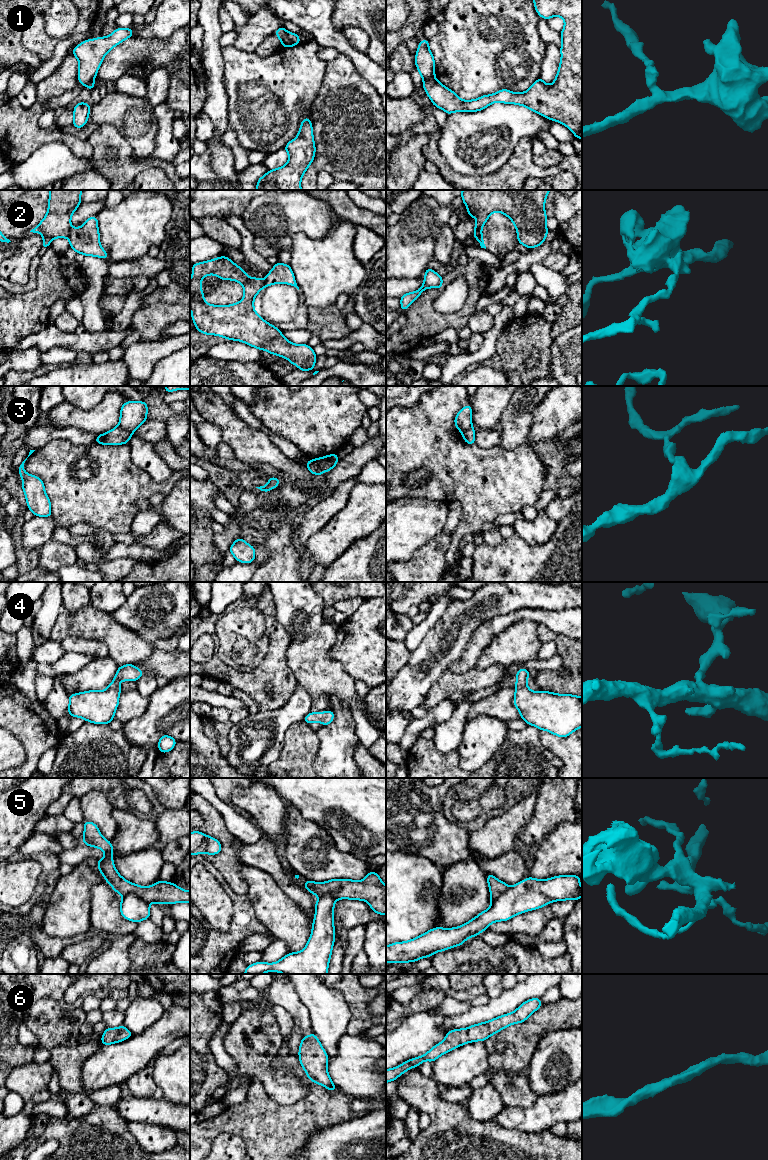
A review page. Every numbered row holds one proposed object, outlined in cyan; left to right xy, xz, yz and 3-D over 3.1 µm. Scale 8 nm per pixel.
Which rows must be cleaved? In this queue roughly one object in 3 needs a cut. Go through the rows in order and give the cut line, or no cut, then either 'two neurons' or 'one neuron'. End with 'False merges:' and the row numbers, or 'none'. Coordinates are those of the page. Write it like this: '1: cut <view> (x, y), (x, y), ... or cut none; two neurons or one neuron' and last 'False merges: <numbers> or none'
1: cut yz (434, 76), (423, 81); two neurons
2: cut xy (71, 227), (67, 237); two neurons
3: cut xz (311, 460), (324, 471); two neurons
4: cut none; one neuron
5: cut xy (123, 895), (136, 894), (149, 903); two neurons
6: cut none; one neuron
False merges: 1, 2, 3, 5

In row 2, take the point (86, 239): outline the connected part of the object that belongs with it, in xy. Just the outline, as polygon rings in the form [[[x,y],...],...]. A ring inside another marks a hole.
[[[91,216],[81,227],[71,228],[68,239],[76,253],[108,260],[107,252],[100,245],[97,217]]]

